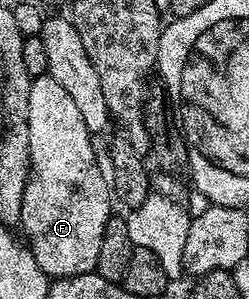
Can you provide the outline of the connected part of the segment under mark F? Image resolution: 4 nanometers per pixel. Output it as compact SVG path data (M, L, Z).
M36 76L29 86L29 175L27 185L23 191L21 198L21 214L19 215L18 227L23 228L22 235L25 237L26 243L29 245L33 258L37 258L37 266L41 266L41 270L48 278L58 278L60 276L76 276L77 274L85 274L86 272L94 272L97 266L97 253L101 251L101 238L105 238L105 226L111 221L113 215L113 192L109 187L108 177L99 169L99 160L95 157L95 148L91 145L93 133L85 126L85 121L81 118L81 114L77 111L77 106L73 103L73 98L69 98L69 94L56 80L51 76Z

